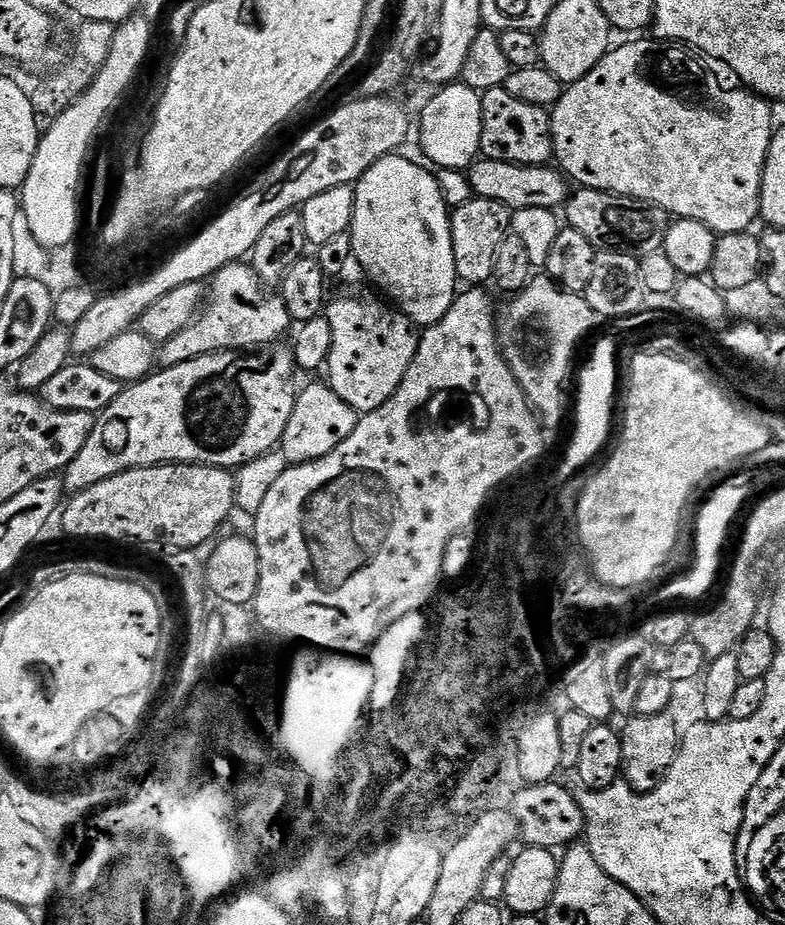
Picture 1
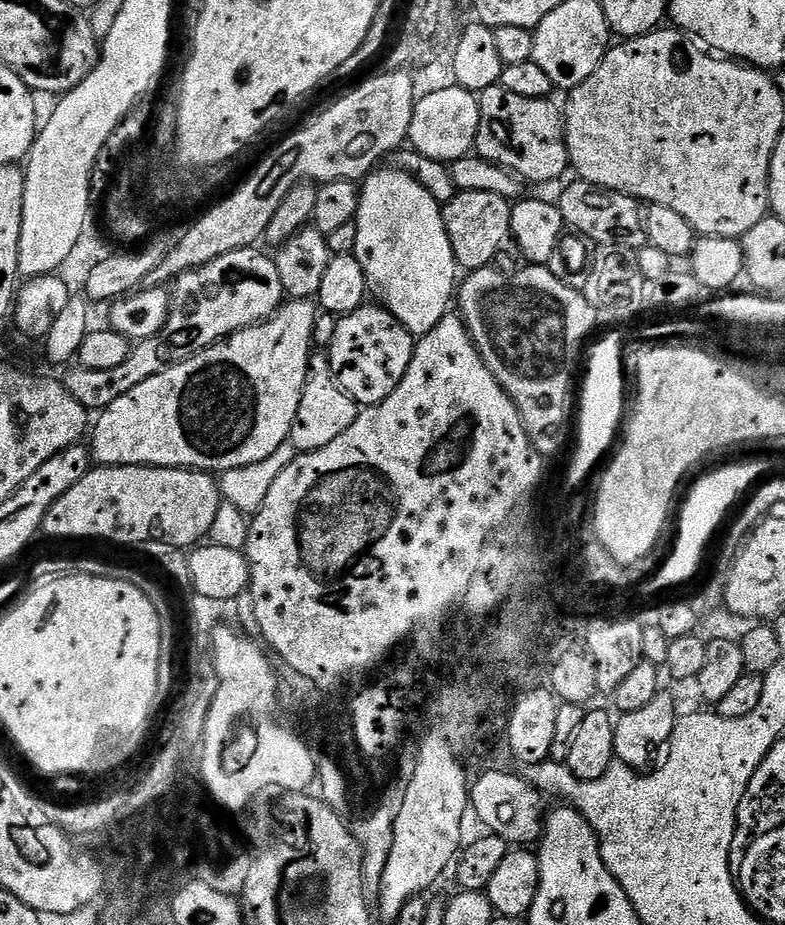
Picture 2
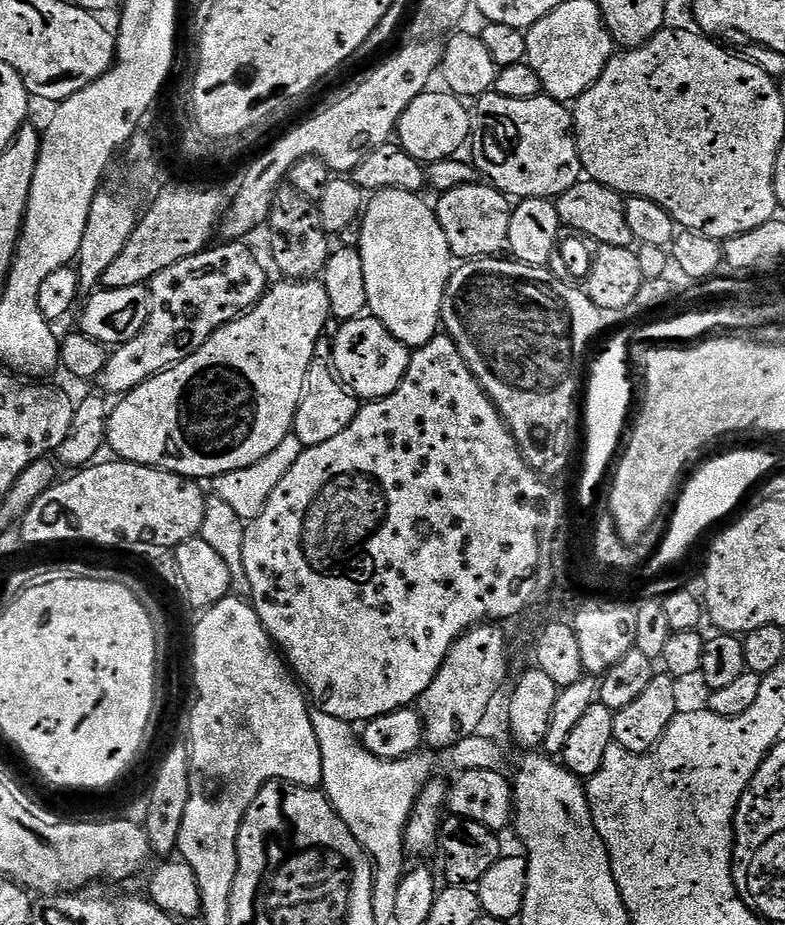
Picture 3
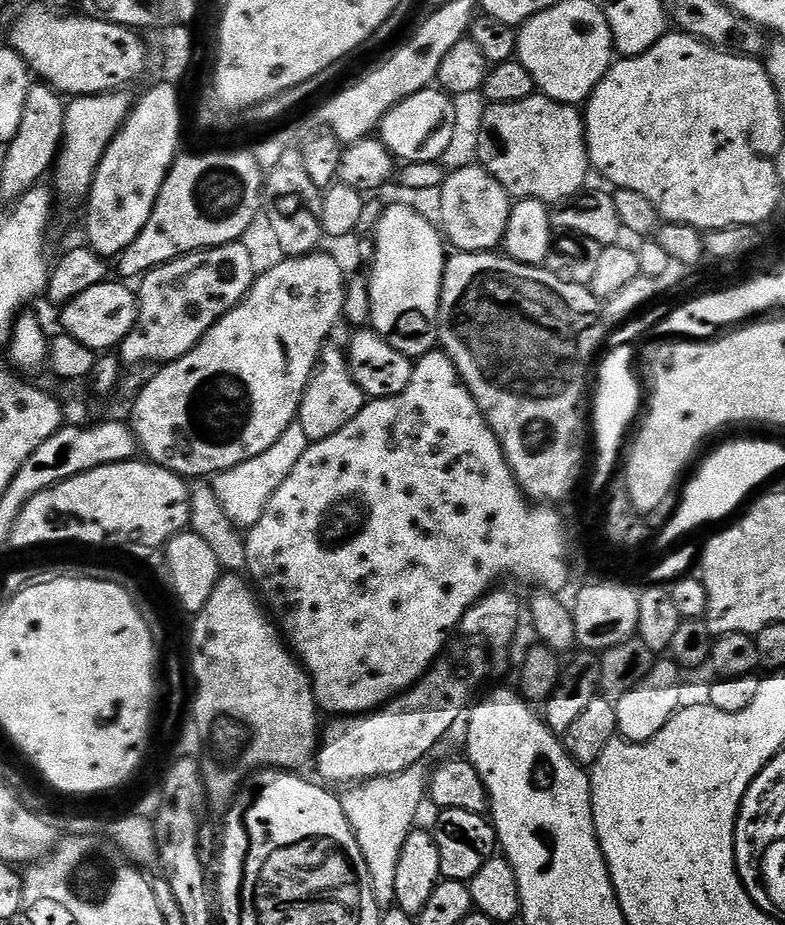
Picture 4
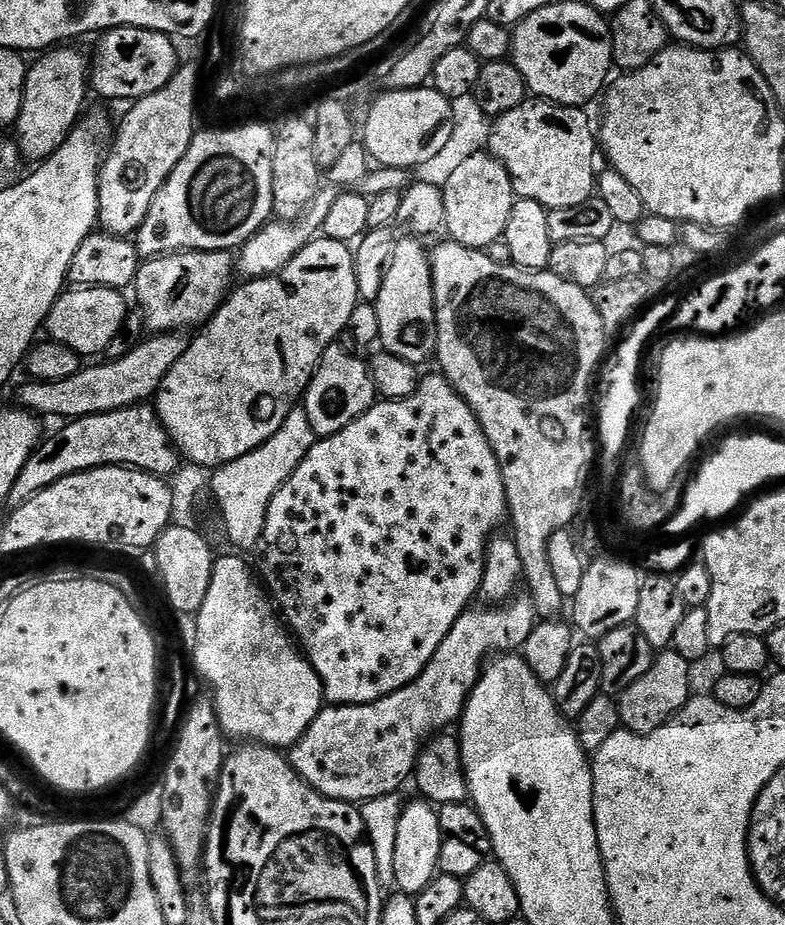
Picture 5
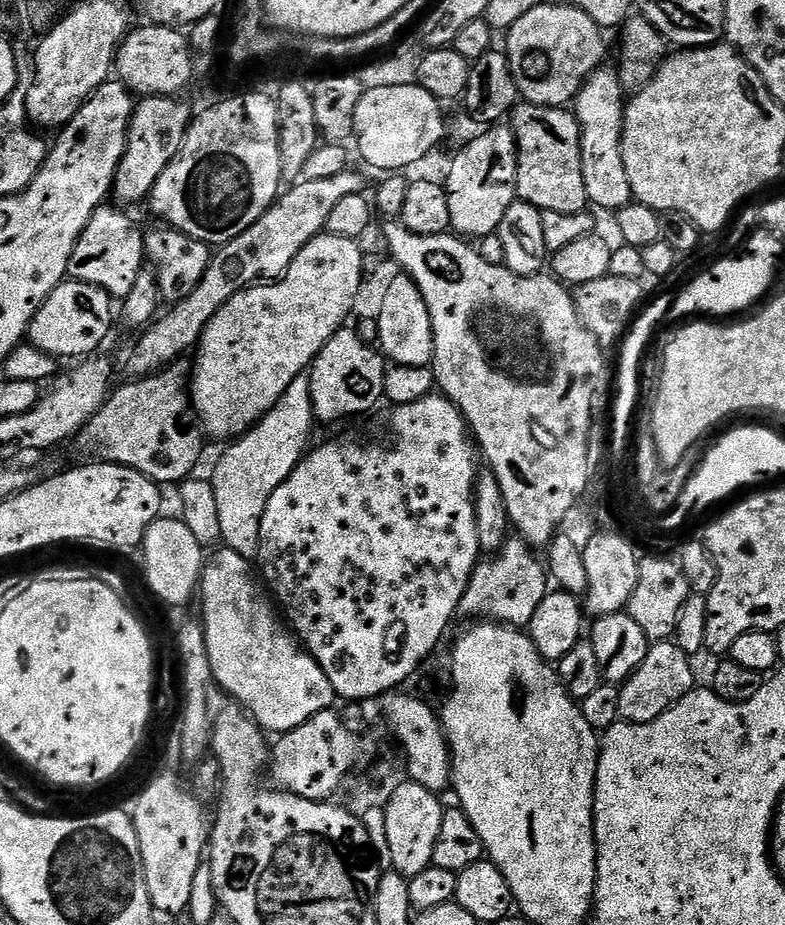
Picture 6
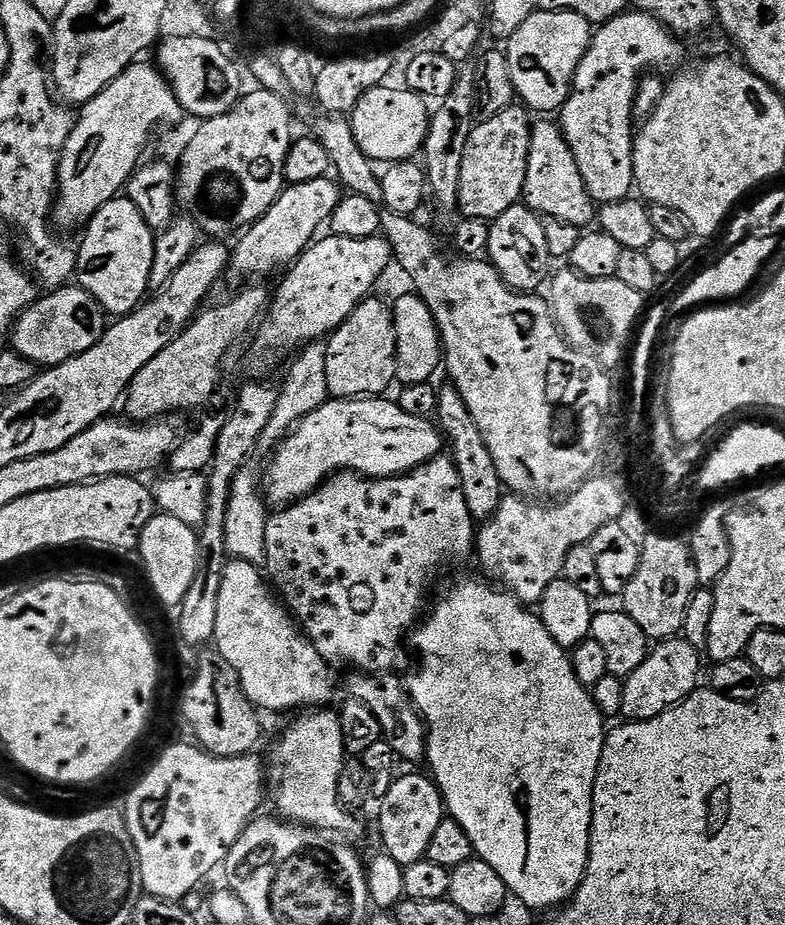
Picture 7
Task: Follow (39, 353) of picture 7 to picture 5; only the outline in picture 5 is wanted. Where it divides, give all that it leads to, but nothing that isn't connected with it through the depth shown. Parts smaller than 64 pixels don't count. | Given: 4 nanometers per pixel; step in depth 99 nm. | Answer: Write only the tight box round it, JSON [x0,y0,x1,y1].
[46,286,126,358]

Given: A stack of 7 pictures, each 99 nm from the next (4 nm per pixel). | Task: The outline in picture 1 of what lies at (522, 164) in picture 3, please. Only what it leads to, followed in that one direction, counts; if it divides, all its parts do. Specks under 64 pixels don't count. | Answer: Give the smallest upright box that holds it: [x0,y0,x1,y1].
[480,87,553,166]

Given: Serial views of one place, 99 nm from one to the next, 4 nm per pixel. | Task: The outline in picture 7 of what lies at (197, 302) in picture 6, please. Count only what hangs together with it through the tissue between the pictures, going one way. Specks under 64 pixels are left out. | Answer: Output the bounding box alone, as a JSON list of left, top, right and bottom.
[226,176,342,286]

